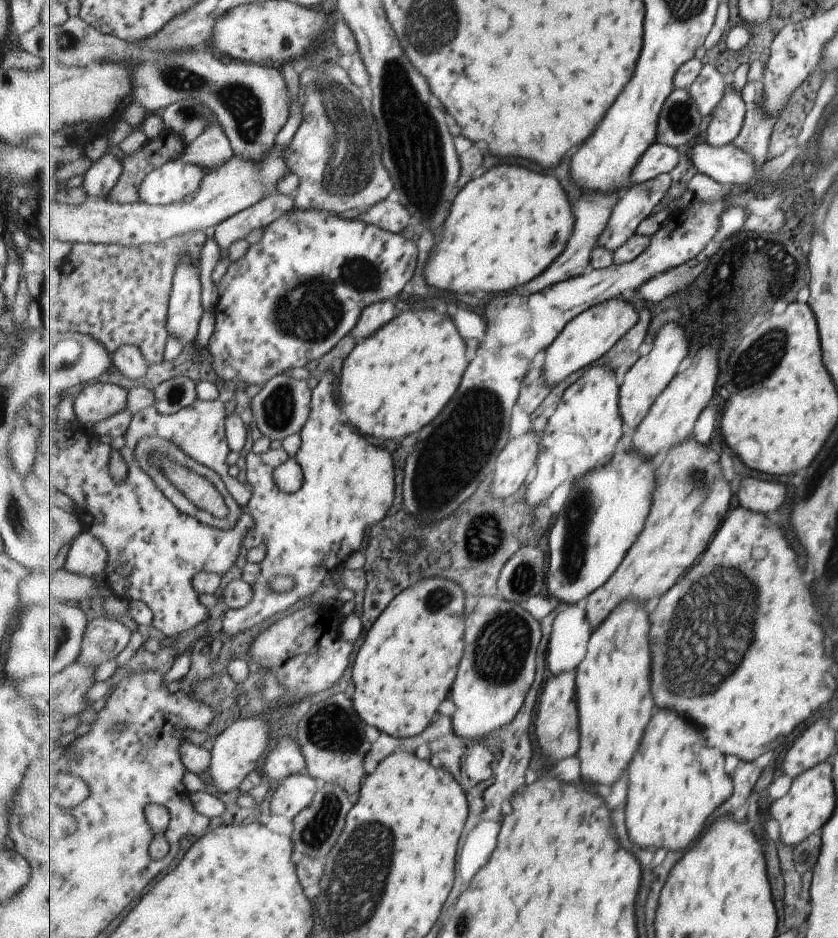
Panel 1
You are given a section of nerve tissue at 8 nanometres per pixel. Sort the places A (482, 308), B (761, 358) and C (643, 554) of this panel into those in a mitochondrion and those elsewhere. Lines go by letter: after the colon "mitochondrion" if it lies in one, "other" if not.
A: other
B: mitochondrion
C: other

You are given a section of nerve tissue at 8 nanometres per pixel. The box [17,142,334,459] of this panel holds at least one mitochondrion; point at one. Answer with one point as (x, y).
(279, 410)

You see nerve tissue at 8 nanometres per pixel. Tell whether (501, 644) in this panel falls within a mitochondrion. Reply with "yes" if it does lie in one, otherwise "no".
yes

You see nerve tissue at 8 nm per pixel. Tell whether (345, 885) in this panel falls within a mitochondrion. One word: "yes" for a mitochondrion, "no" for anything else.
yes

